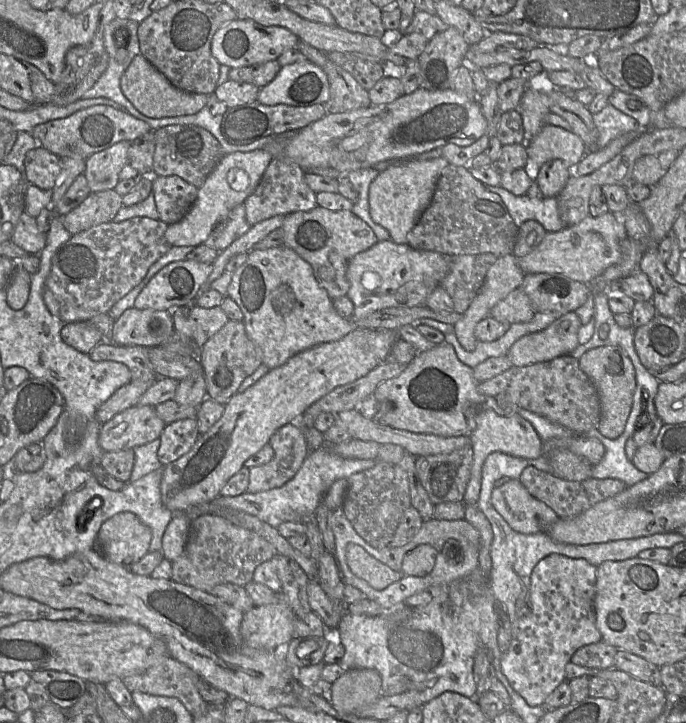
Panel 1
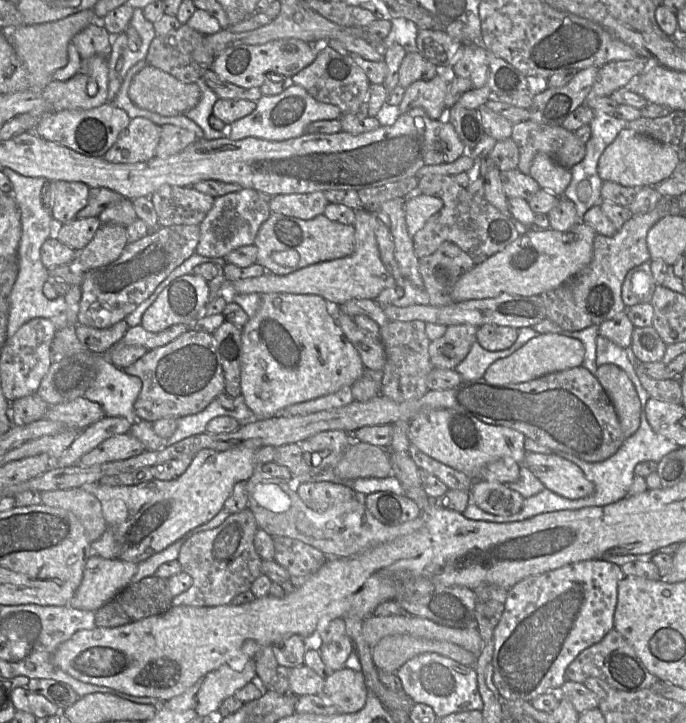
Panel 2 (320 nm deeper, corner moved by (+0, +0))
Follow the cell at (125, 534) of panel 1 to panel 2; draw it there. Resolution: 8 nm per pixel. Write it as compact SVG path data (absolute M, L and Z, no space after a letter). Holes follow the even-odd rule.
M91 555L81 584L68 605L84 611L98 610L130 584L136 570L137 564L133 562Z

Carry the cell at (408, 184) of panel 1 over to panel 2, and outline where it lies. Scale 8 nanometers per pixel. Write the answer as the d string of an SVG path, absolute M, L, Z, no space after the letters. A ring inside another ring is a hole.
M424 194L405 199L405 220L409 235L413 238L427 220L442 207L441 199Z

